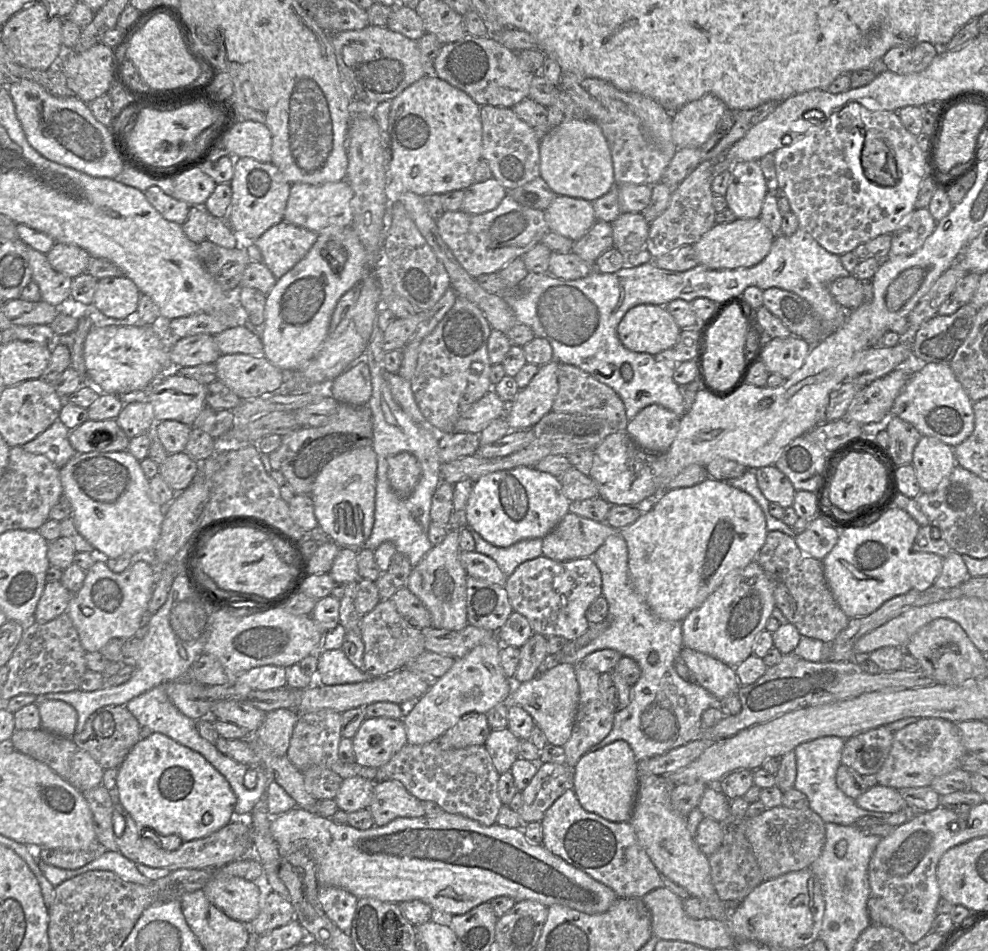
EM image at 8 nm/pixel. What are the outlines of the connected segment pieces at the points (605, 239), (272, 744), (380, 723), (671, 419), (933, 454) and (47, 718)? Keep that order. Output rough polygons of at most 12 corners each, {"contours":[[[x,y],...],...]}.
{"contours":[[[597,221],[571,253],[595,263],[612,247],[611,223]],[[294,710],[266,713],[254,734],[286,755],[298,719]],[[369,718],[355,762],[381,767],[408,743],[402,719]],[[649,405],[628,421],[642,449],[666,453],[681,416]],[[932,436],[914,448],[923,493],[934,492],[958,465],[954,449]],[[61,700],[35,701],[41,727],[72,737],[73,706]]]}

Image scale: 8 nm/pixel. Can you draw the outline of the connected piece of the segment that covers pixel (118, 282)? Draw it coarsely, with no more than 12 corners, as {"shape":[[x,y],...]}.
{"shape":[[126,276],[98,280],[93,305],[106,317],[137,311],[141,292]]}

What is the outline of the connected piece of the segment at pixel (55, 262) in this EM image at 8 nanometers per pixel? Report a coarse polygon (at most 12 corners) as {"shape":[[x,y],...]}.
{"shape":[[55,243],[46,257],[70,278],[86,273],[92,256],[78,246]]}

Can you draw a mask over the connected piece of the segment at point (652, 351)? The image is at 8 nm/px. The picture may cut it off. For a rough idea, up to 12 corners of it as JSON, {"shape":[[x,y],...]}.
{"shape":[[638,305],[617,326],[625,348],[652,356],[681,329],[664,306]]}

